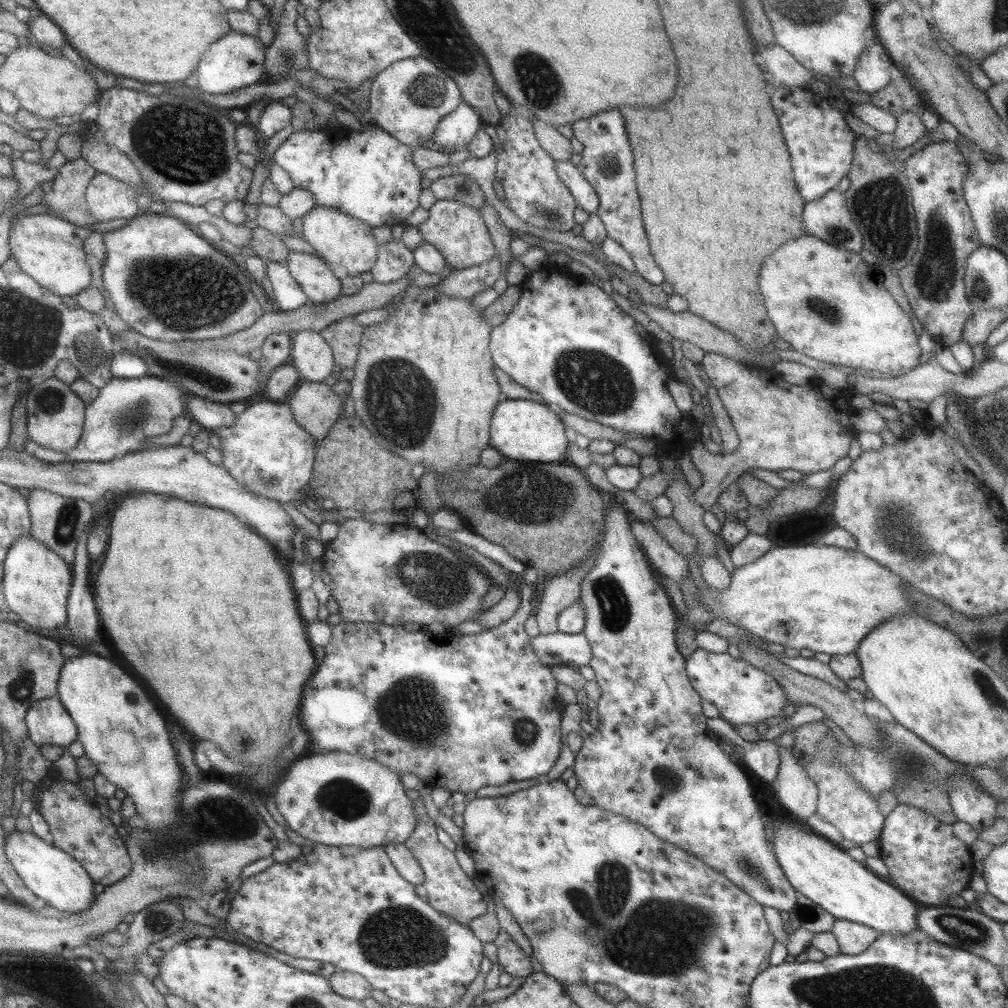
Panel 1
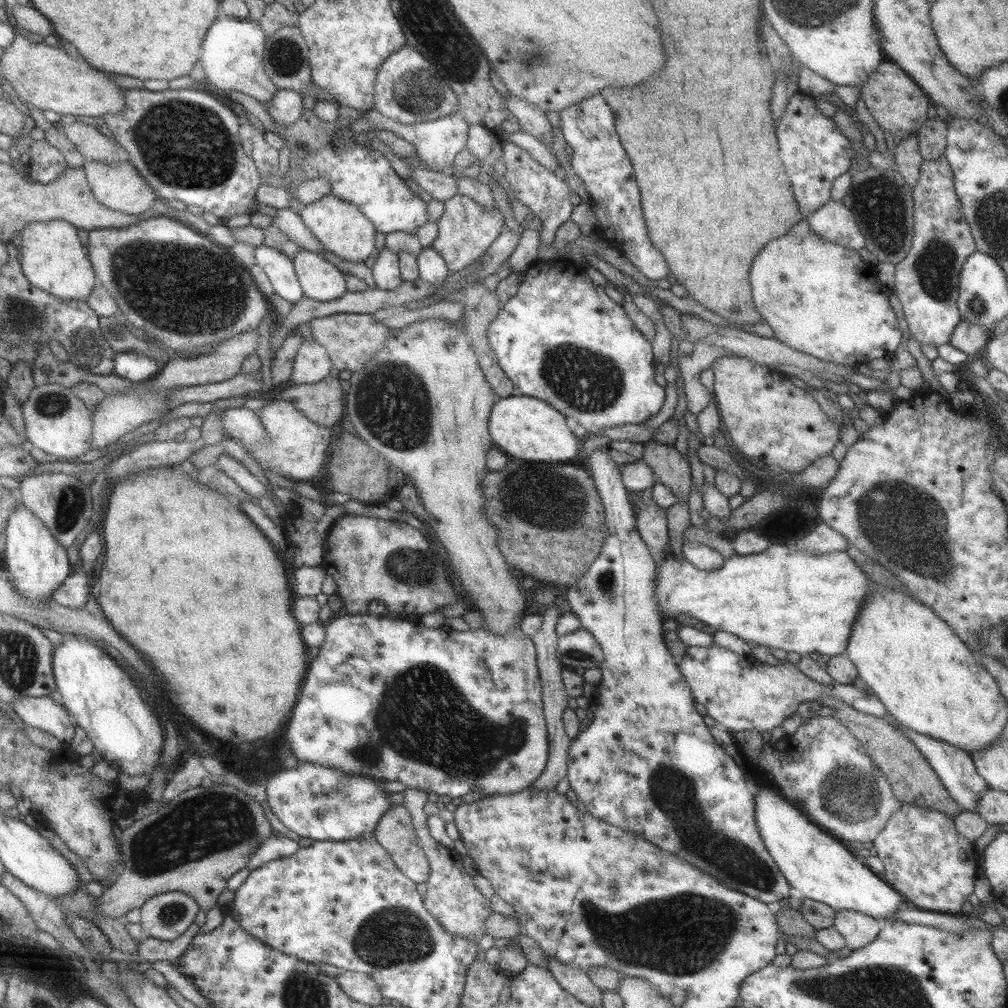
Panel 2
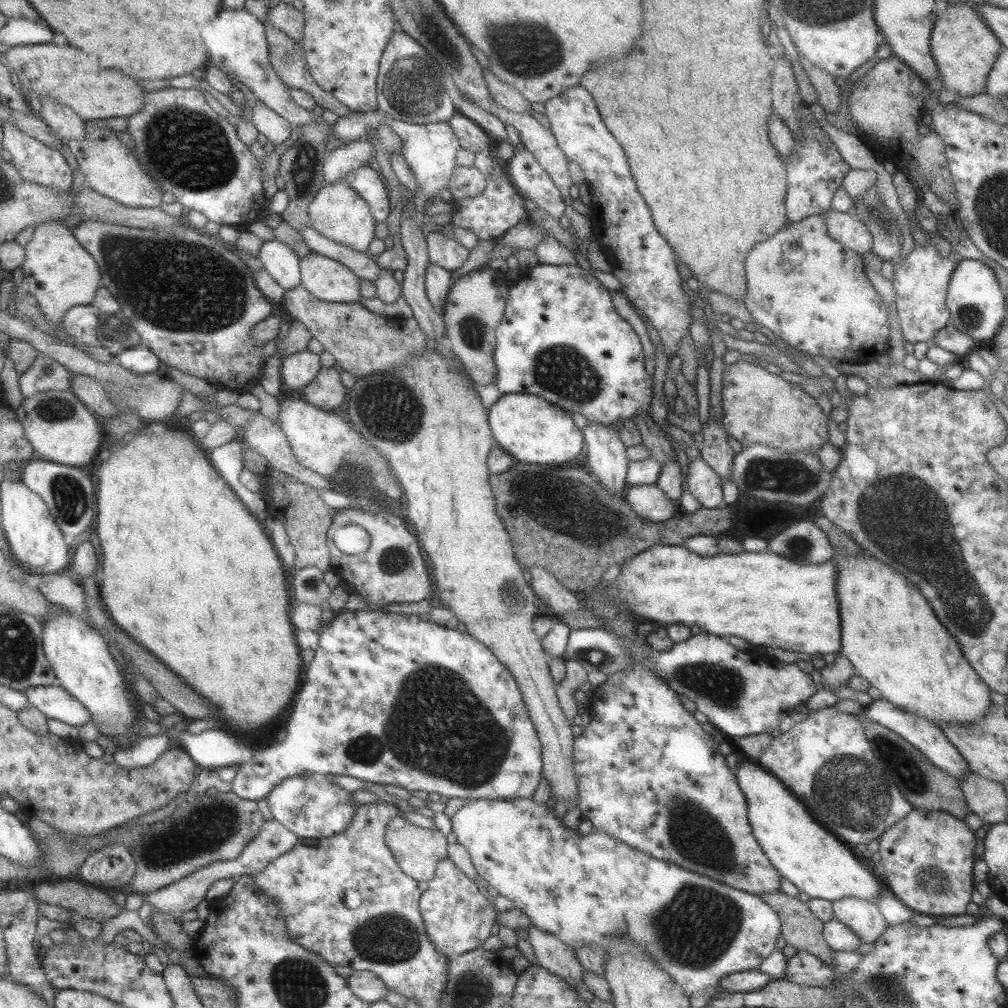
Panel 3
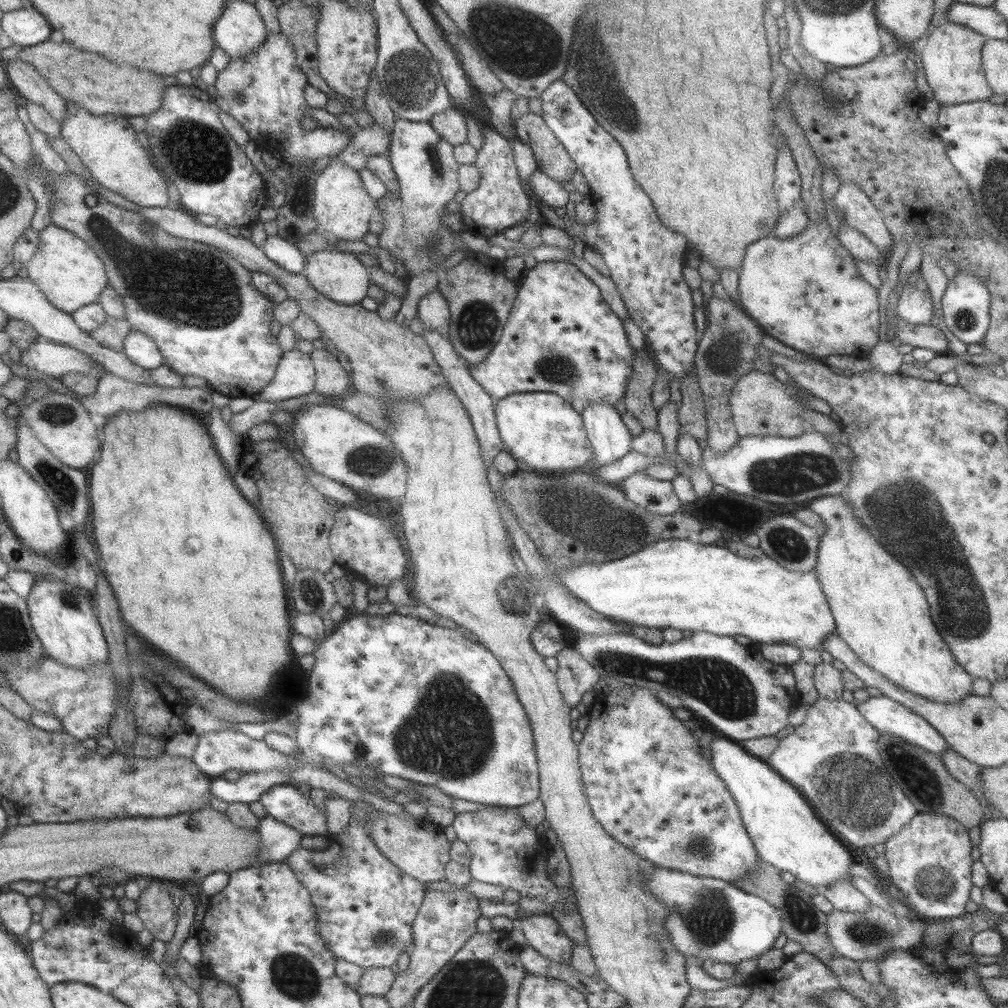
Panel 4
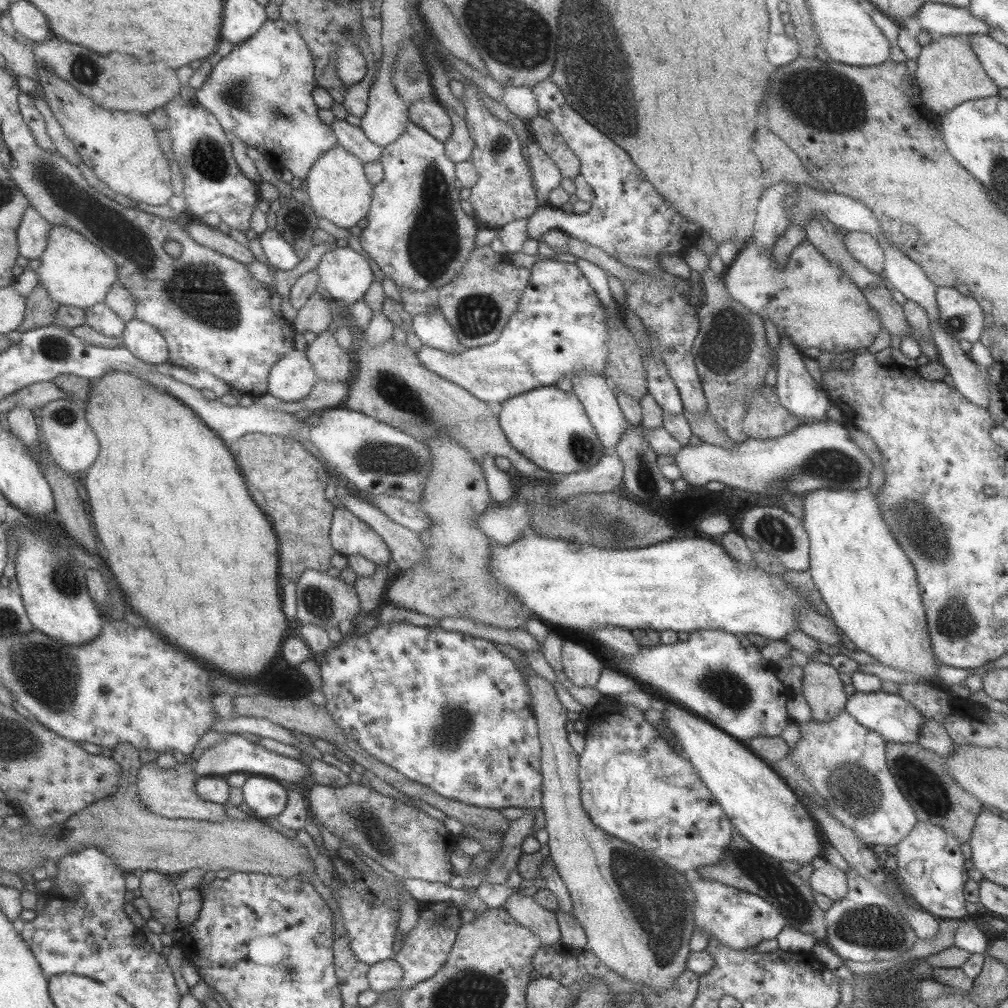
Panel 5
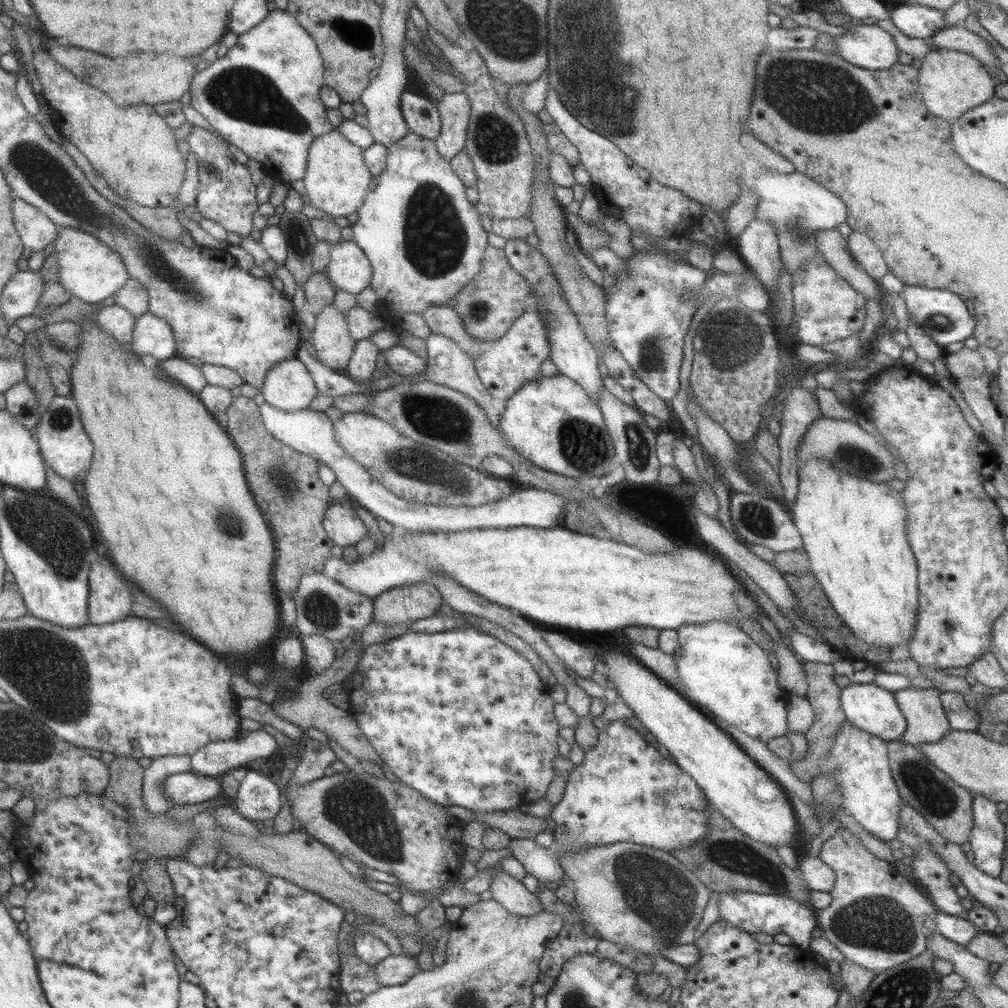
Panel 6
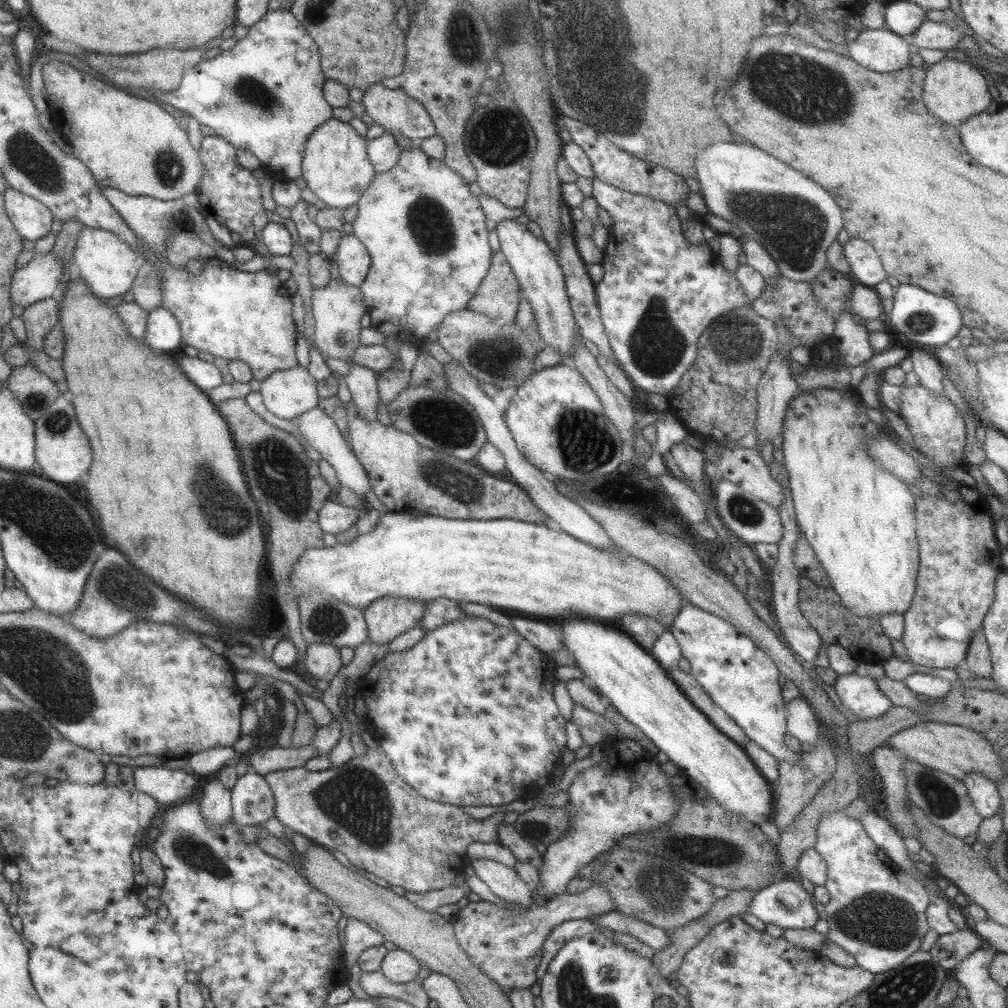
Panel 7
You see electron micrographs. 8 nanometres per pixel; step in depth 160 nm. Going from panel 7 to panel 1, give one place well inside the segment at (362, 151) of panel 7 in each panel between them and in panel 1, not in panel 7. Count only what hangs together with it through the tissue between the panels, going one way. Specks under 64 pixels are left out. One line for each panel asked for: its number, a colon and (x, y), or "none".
1: (338, 239)
2: (342, 229)
3: (337, 212)
4: (341, 207)
5: (338, 190)
6: (336, 179)

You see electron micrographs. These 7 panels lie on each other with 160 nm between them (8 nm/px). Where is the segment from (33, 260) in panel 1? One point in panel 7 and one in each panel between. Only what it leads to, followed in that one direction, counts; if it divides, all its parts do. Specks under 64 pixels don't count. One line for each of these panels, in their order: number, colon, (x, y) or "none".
2: (52, 259)
3: (58, 273)
4: (67, 272)
5: (73, 271)
6: (88, 270)
7: (107, 264)

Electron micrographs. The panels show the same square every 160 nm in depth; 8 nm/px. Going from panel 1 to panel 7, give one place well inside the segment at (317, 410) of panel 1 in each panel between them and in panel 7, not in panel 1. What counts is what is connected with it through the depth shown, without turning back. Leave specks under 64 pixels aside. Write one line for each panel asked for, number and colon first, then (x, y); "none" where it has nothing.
2: (322, 402)
3: (325, 390)
4: (331, 380)
5: (329, 361)
6: (333, 345)
7: (337, 308)

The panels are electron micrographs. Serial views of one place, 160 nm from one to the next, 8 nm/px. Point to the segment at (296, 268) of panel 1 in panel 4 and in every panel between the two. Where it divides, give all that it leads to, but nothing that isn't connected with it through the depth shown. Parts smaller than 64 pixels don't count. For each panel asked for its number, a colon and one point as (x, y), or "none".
2: (319, 280)
3: (325, 279)
4: (339, 276)

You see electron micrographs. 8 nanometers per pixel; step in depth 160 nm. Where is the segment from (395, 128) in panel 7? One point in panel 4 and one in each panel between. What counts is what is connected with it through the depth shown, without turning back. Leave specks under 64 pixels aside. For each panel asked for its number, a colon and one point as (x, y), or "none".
4: (448, 124)
5: (429, 115)
6: (420, 114)

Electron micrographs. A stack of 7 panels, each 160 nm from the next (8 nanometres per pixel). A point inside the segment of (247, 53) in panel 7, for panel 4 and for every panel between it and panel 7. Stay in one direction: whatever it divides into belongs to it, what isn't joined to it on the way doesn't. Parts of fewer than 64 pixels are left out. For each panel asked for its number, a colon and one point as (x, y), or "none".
4: (264, 91)
5: (260, 93)
6: (262, 97)

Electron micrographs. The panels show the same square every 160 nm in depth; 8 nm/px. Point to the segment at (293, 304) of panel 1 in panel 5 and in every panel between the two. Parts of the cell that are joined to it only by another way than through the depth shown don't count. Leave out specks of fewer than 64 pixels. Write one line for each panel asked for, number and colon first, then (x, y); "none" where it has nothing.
2: (278, 268)
3: (277, 259)
4: (278, 250)
5: (278, 253)

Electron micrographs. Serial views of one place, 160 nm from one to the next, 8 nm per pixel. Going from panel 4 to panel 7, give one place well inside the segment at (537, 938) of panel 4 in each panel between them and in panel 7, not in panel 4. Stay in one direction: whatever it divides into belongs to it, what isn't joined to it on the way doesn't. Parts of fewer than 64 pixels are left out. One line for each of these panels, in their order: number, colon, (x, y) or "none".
5: (524, 910)
6: (509, 893)
7: (502, 881)

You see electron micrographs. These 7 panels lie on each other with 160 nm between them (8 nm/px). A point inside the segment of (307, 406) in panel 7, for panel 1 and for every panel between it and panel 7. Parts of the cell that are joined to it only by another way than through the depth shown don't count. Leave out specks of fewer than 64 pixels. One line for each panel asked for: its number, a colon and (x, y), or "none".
1: (312, 357)
2: (311, 363)
3: (297, 369)
4: (294, 376)
5: (291, 378)
6: (288, 386)

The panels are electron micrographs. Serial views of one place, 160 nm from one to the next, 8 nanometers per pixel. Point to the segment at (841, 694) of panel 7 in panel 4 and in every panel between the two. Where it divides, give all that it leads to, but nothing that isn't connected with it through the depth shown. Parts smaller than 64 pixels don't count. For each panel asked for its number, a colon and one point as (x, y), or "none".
4: (888, 717)
5: (895, 720)
6: (869, 707)

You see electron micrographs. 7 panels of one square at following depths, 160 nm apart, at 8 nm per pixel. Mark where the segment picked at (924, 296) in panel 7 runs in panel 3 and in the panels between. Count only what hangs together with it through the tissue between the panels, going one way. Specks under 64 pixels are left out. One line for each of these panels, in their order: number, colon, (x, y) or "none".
3: (974, 300)
4: (965, 303)
5: (962, 318)
6: (942, 316)

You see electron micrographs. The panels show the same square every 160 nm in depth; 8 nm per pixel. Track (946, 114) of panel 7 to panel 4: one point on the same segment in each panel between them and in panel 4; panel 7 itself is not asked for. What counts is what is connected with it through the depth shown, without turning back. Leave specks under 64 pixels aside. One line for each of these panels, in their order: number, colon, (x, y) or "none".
4: (951, 58)
5: (948, 73)
6: (950, 83)

